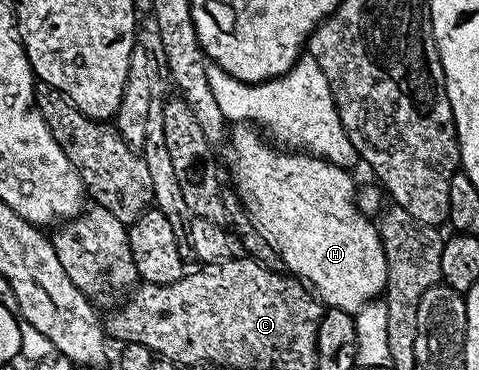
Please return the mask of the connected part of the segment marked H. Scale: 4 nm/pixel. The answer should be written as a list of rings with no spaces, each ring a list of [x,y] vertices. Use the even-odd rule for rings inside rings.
[[[247,123],[236,124],[230,130],[231,177],[235,180],[235,192],[249,211],[257,231],[261,231],[261,235],[265,235],[265,239],[269,239],[271,246],[281,255],[288,274],[310,286],[324,306],[352,315],[358,313],[386,290],[387,260],[376,222],[368,214],[359,212],[357,184],[350,177],[352,174],[306,151],[278,153],[270,140],[267,142],[259,138],[259,133],[258,128]]]

